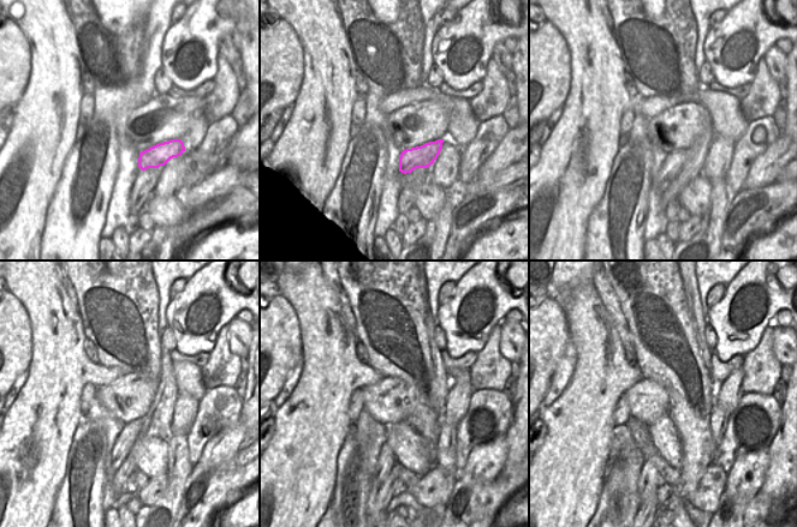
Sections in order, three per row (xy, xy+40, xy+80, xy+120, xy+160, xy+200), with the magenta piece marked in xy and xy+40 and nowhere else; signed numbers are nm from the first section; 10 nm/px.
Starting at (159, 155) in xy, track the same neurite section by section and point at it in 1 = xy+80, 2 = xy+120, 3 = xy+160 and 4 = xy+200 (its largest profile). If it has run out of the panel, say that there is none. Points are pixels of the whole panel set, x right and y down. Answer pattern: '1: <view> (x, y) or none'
1: xy+80 (674, 161)
2: xy+120 (132, 430)
3: xy+160 (386, 460)
4: xy+200 (652, 474)

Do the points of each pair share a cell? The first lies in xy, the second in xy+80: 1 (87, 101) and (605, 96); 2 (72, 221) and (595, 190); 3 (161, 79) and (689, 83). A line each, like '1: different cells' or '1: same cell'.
1: different cells
2: different cells
3: different cells

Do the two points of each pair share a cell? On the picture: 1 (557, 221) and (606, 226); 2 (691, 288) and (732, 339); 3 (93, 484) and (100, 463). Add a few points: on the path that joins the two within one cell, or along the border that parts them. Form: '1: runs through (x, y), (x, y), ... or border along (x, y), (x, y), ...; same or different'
1: border along (601, 199), (588, 217), (584, 247); different
2: border along (706, 317), (707, 322); different
3: runs through (93, 479), (93, 471), (95, 468); same

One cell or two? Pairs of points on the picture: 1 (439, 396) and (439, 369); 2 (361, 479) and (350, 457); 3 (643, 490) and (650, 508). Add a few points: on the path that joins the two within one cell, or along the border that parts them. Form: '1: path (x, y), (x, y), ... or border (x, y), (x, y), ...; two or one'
1: path (439, 389), (439, 376); one
2: path (356, 474), (351, 469), (351, 462); one
3: path (648, 495), (648, 503); one

